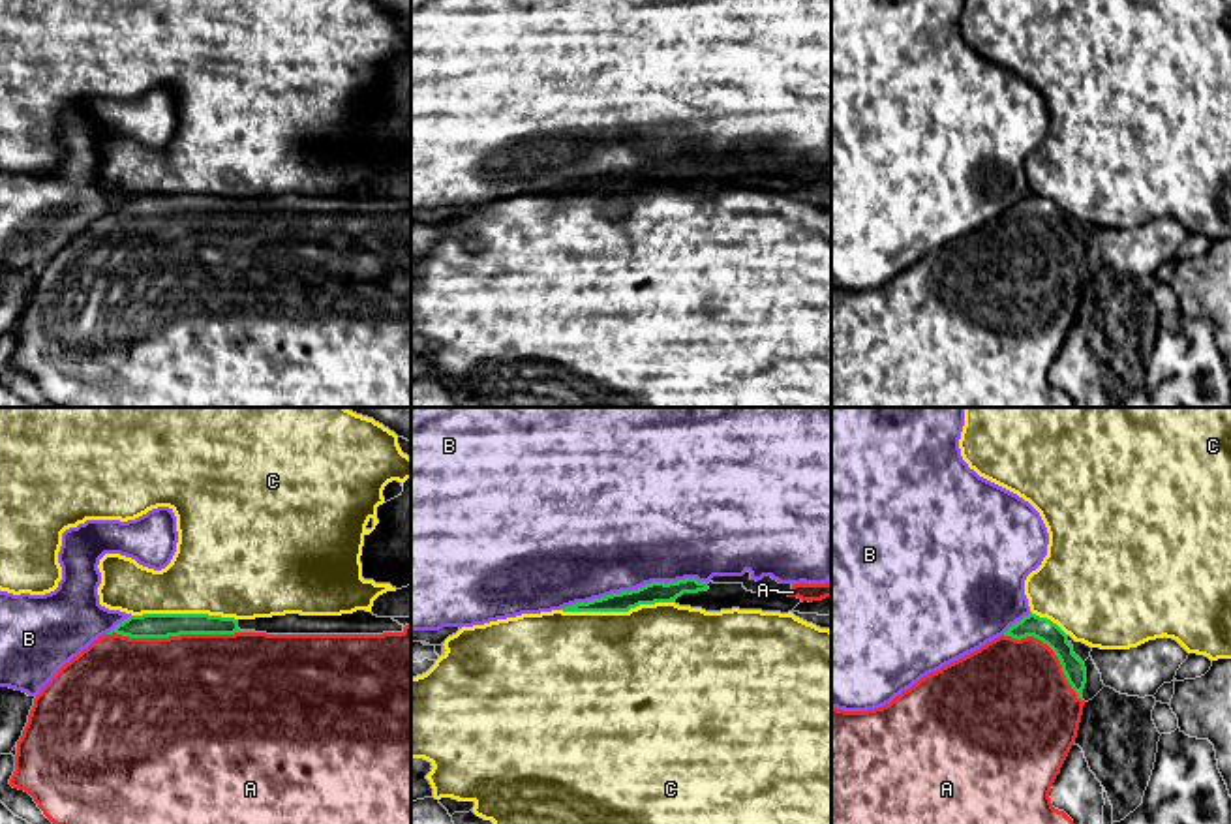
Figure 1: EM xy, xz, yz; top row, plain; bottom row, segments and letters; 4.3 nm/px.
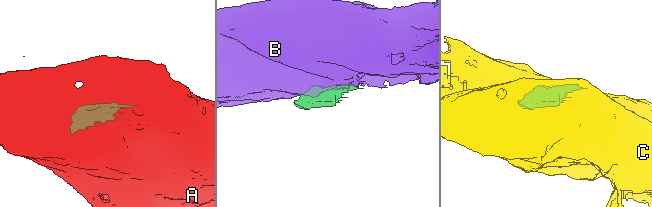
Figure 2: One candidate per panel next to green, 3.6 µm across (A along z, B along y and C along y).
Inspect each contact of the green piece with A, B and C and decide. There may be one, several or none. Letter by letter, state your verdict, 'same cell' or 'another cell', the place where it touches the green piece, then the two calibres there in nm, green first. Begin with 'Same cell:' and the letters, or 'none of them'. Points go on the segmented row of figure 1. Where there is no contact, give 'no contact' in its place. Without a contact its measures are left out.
Same cell: A
A: same cell; meets green in xy at (181, 633); 110 nm thick on the green side, 480 nm on the other
B: another cell; meets green in xz at (633, 590); 100 nm thick on the green side, 500 nm on the other
C: another cell; meets green in xz at (616, 610); 100 nm thick on the green side, 500 nm on the other

